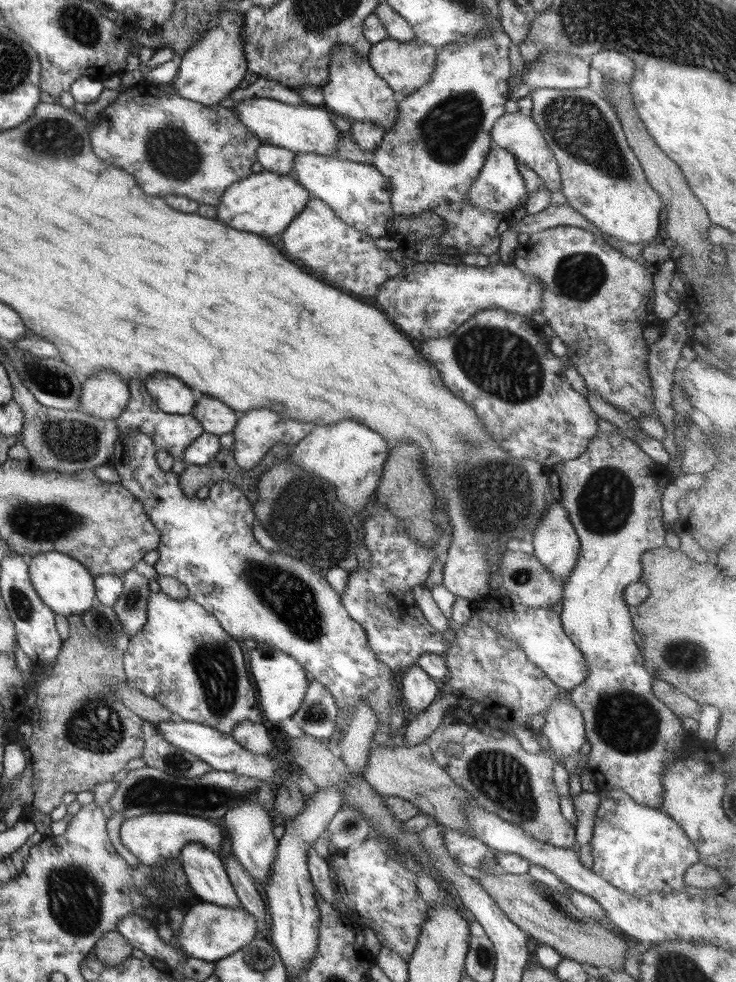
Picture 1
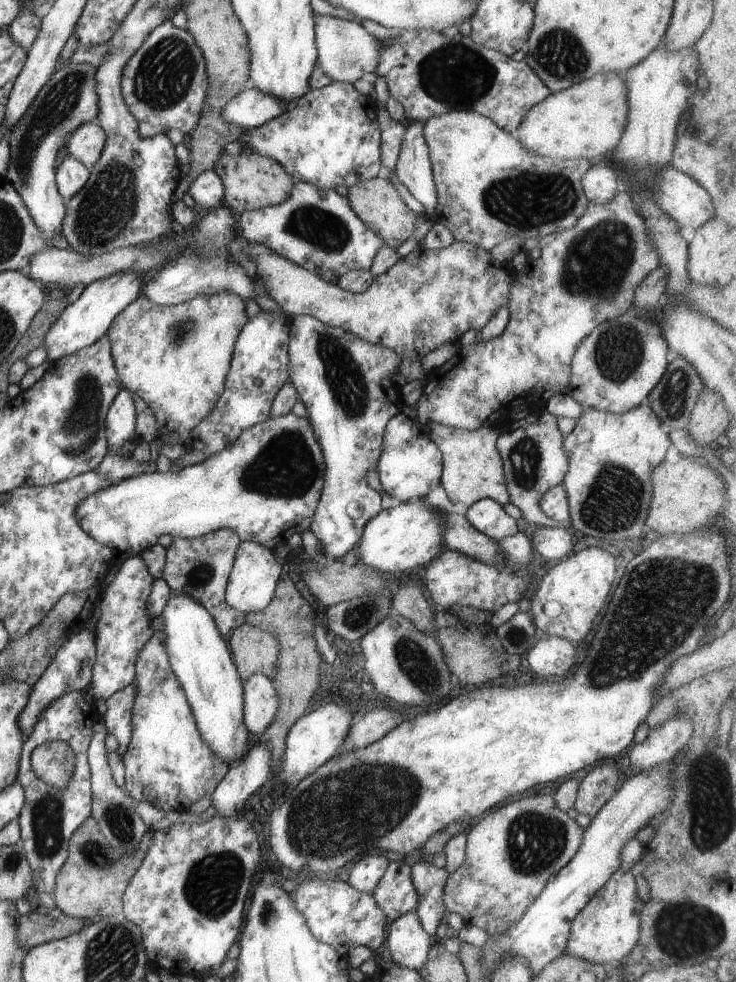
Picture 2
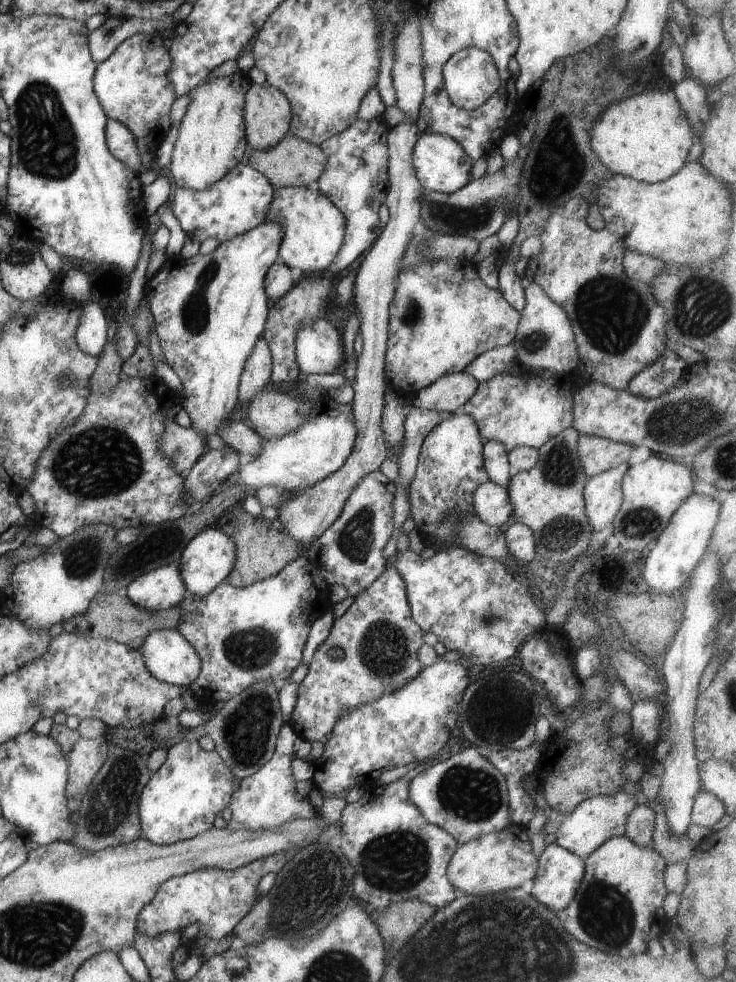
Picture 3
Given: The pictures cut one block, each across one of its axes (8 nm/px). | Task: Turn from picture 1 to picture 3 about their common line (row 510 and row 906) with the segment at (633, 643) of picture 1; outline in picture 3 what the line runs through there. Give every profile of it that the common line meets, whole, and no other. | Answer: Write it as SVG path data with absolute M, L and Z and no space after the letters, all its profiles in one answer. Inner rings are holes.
M626 835L612 837L601 844L590 856L584 859L585 873L577 888L577 895L572 902L557 912L562 926L576 940L590 948L619 957L632 957L646 953L648 942L652 938L660 939L669 933L669 919L663 909L663 900L668 894L665 887L665 858L653 849L635 845Z

